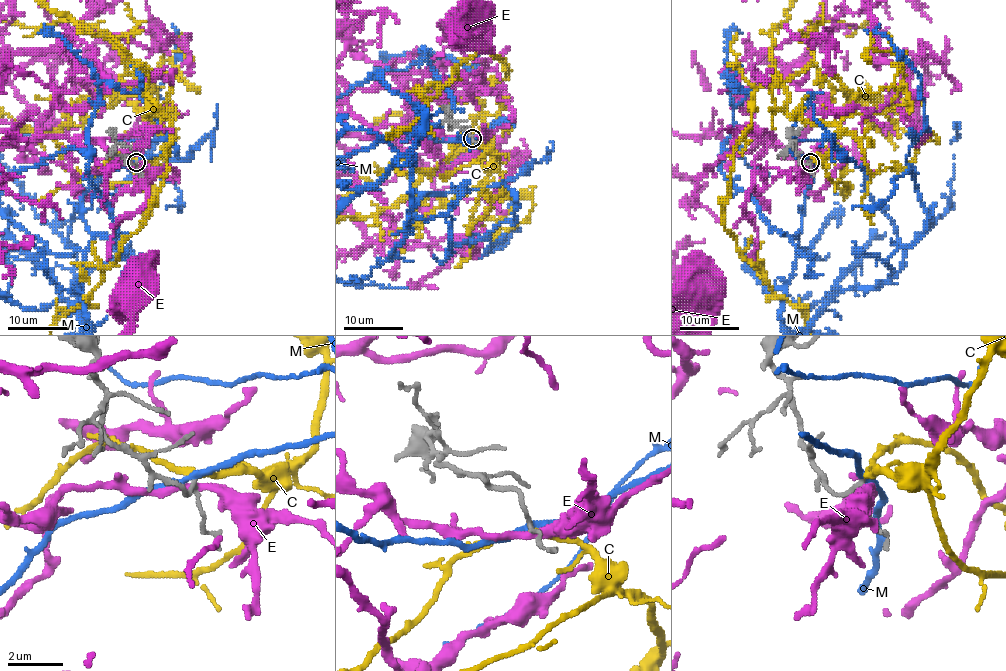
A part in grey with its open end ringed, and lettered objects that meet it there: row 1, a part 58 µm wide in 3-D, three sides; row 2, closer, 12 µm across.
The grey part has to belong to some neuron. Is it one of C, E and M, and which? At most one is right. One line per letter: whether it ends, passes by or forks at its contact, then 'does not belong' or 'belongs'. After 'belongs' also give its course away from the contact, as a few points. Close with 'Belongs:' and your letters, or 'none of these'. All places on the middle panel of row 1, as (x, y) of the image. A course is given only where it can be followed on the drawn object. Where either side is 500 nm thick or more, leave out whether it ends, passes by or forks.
C: it passes by; belongs
E: it passes by; does not belong
M: it passes by; does not belong
Belongs: C

